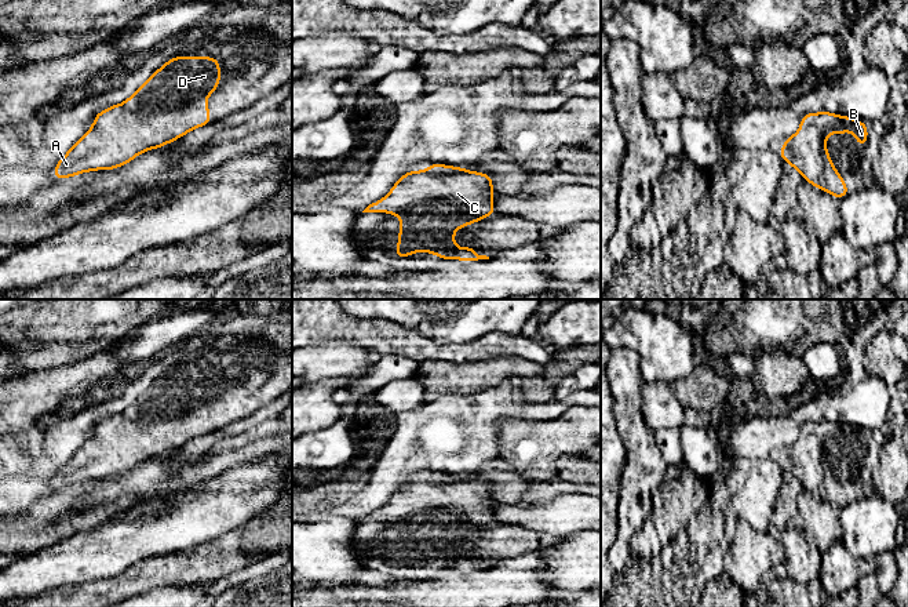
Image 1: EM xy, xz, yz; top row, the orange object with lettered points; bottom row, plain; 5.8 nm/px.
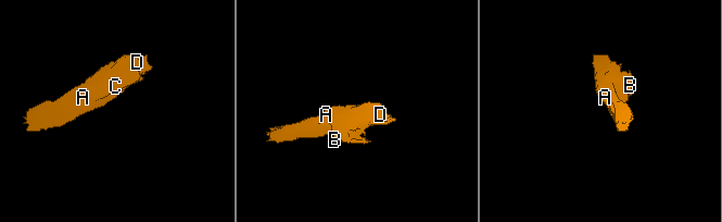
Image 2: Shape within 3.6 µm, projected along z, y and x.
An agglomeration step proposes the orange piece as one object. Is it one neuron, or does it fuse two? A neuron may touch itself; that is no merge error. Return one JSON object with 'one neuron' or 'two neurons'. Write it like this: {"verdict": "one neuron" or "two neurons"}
{"verdict": "one neuron"}

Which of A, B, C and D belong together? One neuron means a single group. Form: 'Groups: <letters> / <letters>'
Groups: A B C D

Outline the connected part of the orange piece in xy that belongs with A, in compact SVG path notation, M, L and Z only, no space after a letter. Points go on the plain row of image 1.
M172 366L124 411L112 414L94 426L92 435L61 466L52 488L81 481L110 480L131 472L141 462L163 457L212 430L208 406L219 397L223 381L216 366Z

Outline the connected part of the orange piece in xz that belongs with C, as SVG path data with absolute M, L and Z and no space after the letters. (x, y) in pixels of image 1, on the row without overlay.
M433 472L426 479L409 479L401 484L384 506L369 513L362 521L386 521L401 528L398 553L394 559L395 567L409 567L412 561L429 561L435 563L440 570L489 568L486 564L478 564L475 556L456 556L453 541L496 521L492 494L493 487L486 481Z

